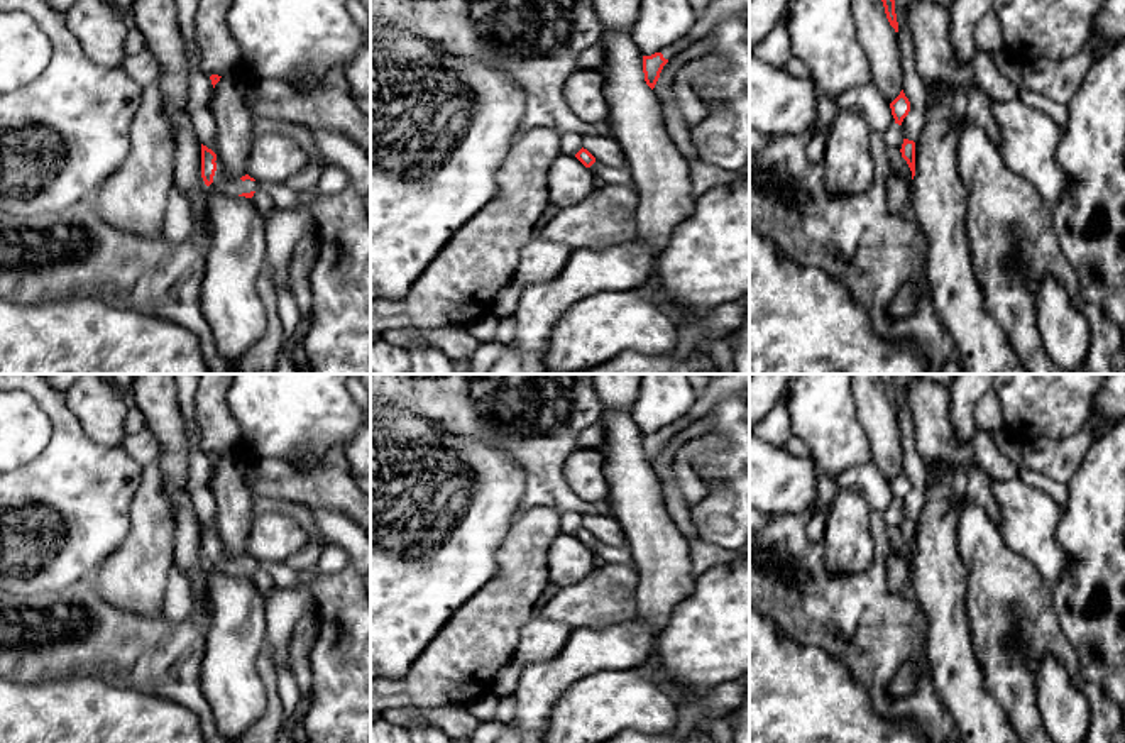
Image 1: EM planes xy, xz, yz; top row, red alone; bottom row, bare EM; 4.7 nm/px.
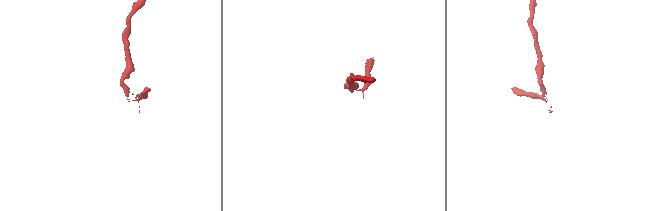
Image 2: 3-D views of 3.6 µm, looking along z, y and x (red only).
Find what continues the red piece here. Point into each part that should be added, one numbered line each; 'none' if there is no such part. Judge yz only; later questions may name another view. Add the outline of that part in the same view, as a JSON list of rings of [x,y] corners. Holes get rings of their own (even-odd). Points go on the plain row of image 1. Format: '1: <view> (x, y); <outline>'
1: yz (914, 466); [[[893,374],[895,393],[898,401],[897,423],[903,449],[903,472],[910,481],[910,491],[903,498],[905,518],[917,521],[925,504],[925,460],[915,449],[915,432],[912,411],[907,398],[907,388],[915,374]]]

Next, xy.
1: xy (200, 464); [[[174,374],[174,379],[176,379],[176,386],[178,386],[179,410],[184,418],[186,437],[188,437],[189,479],[186,484],[186,493],[193,503],[193,508],[195,508],[200,521],[217,533],[217,540],[215,540],[217,550],[215,550],[213,562],[210,564],[210,567],[220,574],[230,574],[230,575],[239,575],[242,572],[250,572],[250,570],[266,570],[272,575],[272,579],[277,584],[284,584],[284,586],[299,584],[298,572],[291,570],[283,562],[259,562],[259,560],[250,560],[250,559],[242,560],[240,557],[228,557],[225,553],[225,547],[218,537],[217,525],[215,525],[215,511],[217,511],[215,499],[208,487],[208,482],[210,482],[210,477],[213,472],[213,464],[211,464],[211,459],[206,454],[203,454],[200,449],[200,433],[198,433],[196,415],[195,415],[195,394],[196,394],[196,389],[200,384],[200,374]]]

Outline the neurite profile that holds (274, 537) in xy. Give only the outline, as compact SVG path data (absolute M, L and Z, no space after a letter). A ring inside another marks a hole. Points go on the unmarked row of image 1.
M254 515L247 538L247 553L259 562L286 562L293 553L303 550L310 537L289 515Z

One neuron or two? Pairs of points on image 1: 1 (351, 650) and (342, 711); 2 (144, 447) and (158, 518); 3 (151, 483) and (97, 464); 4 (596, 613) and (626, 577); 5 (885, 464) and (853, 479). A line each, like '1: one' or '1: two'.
1: one
2: two
3: two
4: one
5: two

